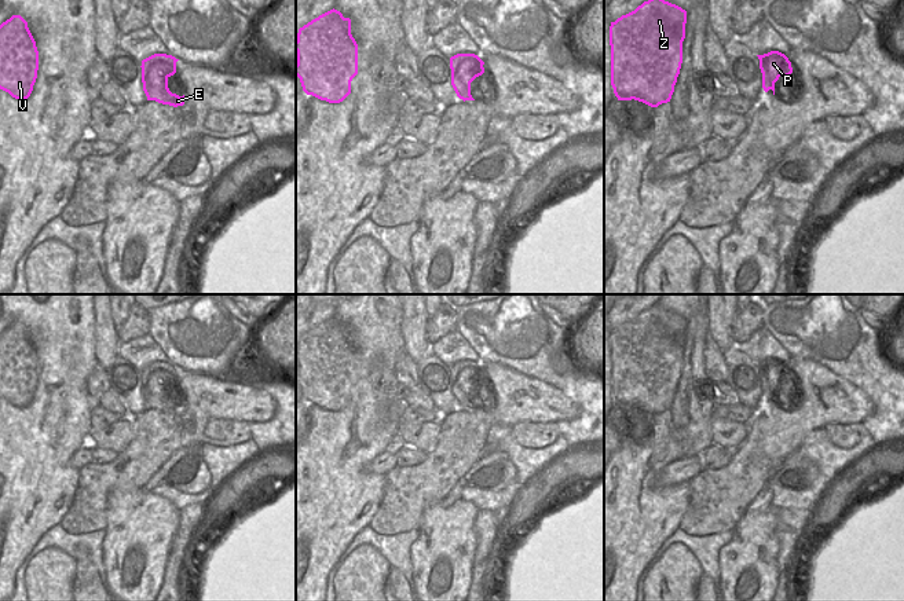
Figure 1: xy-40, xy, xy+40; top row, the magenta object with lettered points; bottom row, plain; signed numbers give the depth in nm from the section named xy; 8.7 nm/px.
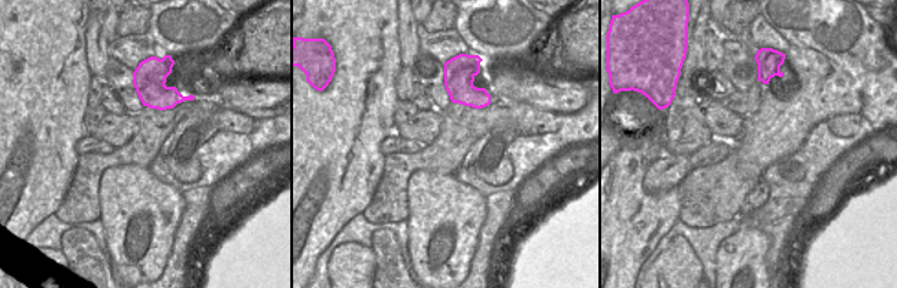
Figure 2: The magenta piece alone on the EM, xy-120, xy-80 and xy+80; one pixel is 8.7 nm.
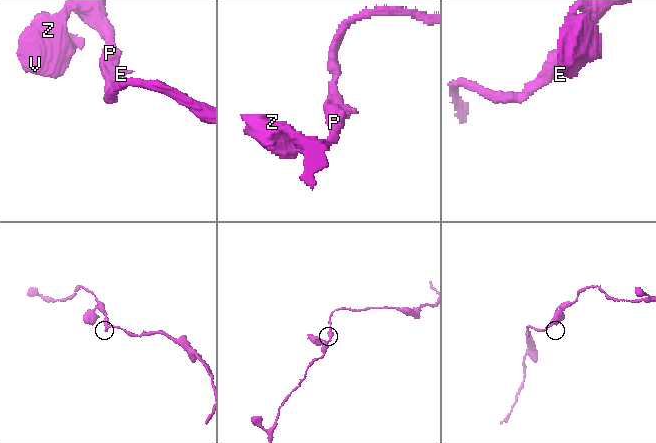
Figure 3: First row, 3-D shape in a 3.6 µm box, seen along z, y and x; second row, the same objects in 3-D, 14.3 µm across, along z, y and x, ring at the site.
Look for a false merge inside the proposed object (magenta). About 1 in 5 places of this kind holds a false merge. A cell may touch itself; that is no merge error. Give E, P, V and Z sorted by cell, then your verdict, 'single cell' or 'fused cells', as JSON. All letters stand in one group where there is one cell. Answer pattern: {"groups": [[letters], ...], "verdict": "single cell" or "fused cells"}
{"groups": [["E", "P", "V", "Z"]], "verdict": "single cell"}

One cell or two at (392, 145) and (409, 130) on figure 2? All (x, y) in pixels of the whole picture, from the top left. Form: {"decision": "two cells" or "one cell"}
{"decision": "two cells"}

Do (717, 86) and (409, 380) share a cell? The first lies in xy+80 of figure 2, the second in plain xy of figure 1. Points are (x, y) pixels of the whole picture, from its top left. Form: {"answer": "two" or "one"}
{"answer": "two"}

